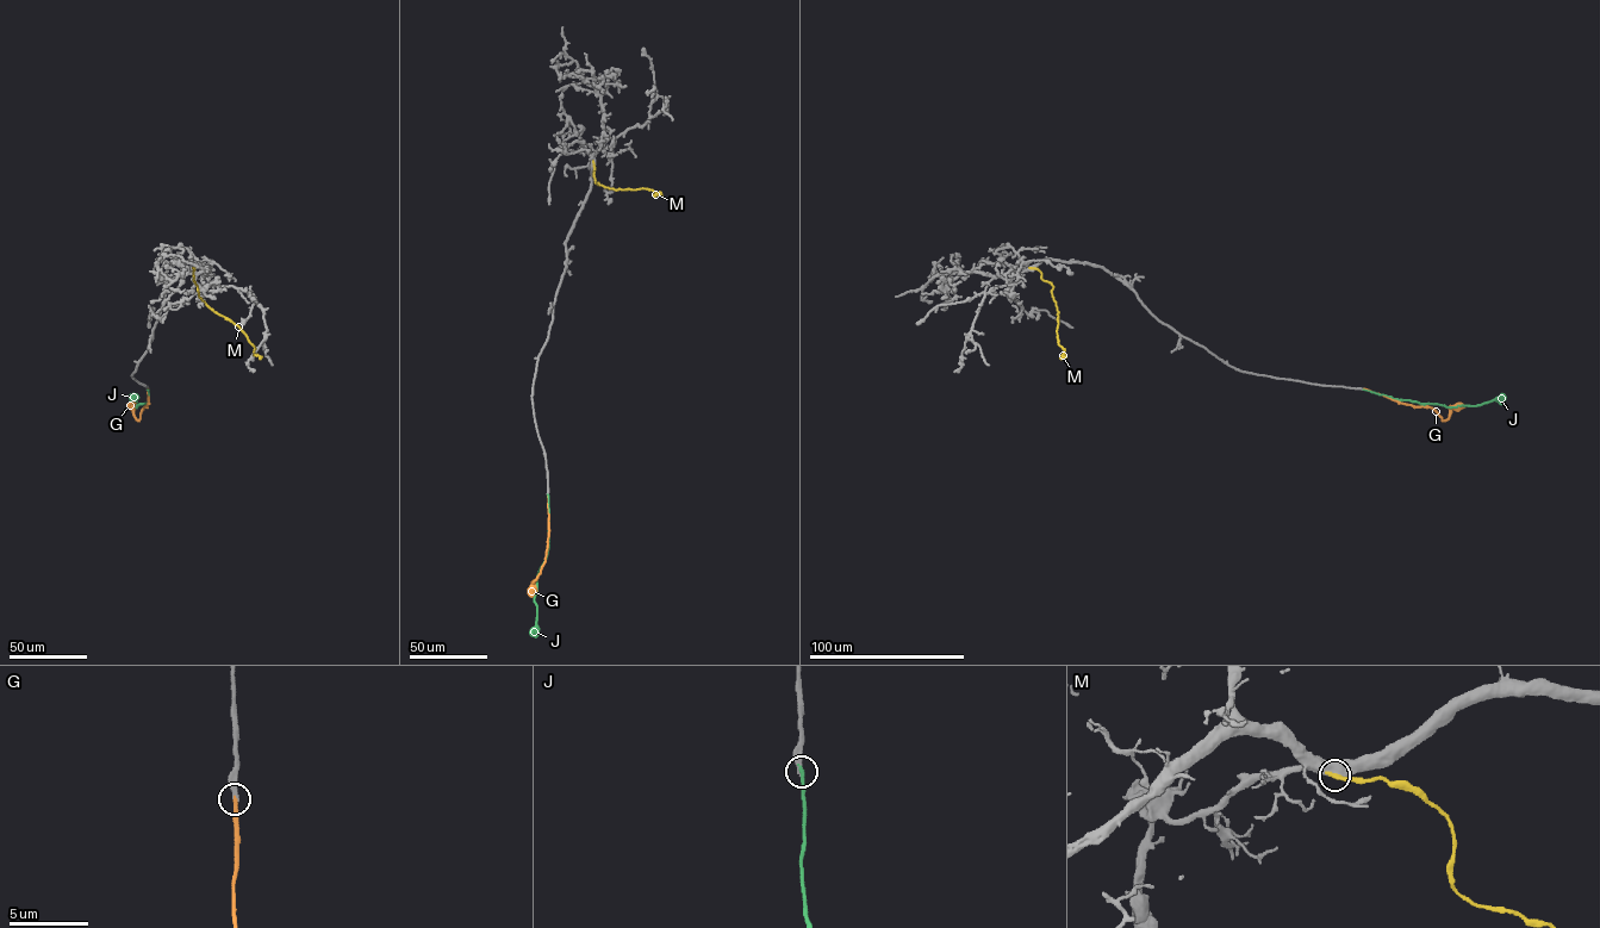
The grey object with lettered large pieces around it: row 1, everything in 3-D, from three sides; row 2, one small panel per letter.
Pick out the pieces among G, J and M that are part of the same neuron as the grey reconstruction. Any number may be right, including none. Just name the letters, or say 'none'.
G

